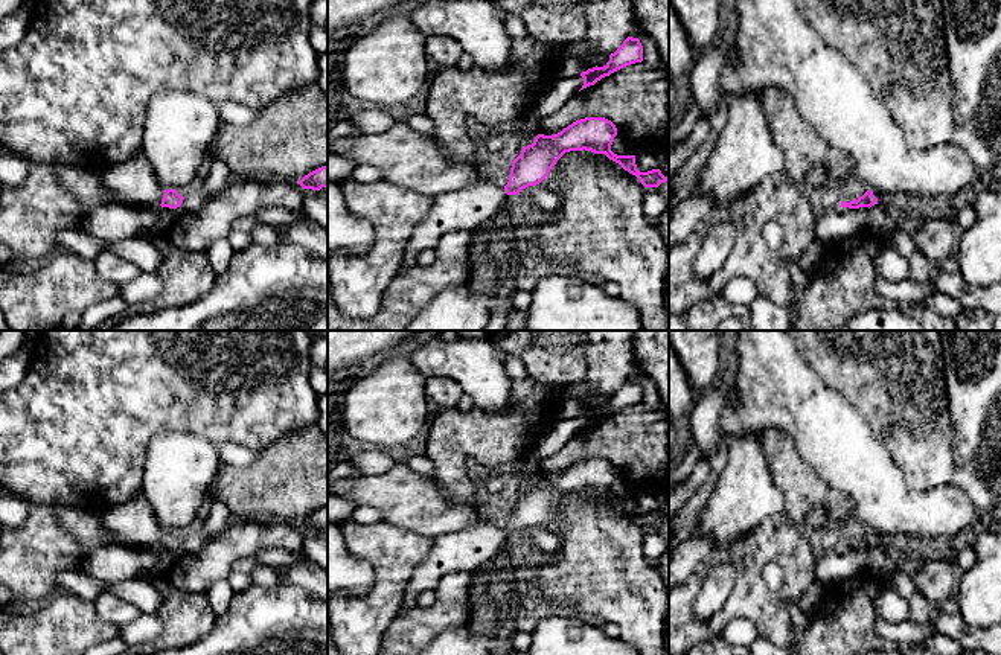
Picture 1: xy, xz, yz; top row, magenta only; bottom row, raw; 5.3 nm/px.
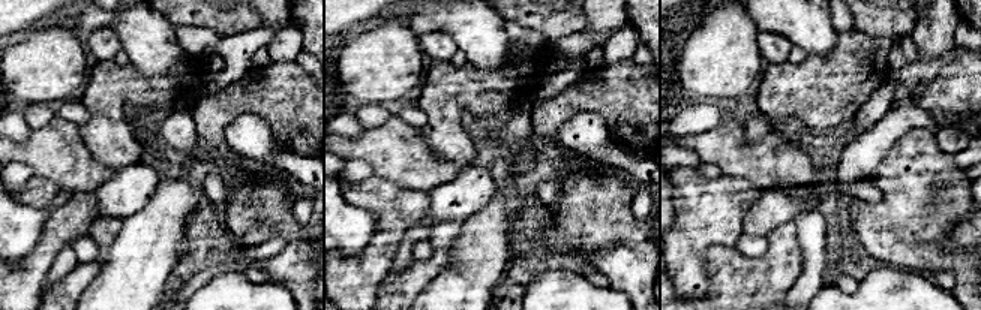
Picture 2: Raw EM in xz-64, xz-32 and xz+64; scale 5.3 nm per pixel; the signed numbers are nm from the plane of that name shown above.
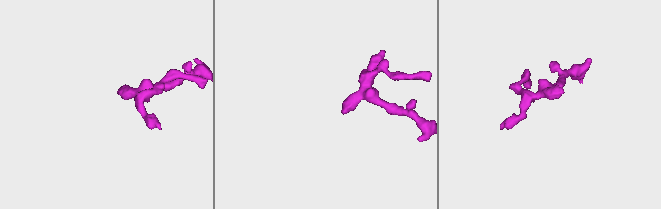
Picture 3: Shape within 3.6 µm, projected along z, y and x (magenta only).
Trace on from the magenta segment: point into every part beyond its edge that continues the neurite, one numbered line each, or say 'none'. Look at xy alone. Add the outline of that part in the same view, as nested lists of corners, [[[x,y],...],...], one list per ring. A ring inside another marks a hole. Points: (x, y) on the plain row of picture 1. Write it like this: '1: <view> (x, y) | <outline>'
1: xy (133, 523) | [[[142,492],[128,503],[108,507],[101,516],[104,529],[120,545],[134,545],[140,550],[162,545],[165,530]]]

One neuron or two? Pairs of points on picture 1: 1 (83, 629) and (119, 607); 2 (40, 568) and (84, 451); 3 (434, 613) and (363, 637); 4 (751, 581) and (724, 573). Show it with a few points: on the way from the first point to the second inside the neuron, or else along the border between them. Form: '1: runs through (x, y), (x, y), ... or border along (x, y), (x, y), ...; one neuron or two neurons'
1: border along (92, 602), (96, 613), (119, 629); two neurons
2: border along (31, 504), (47, 504), (52, 509); two neurons
3: border along (401, 605), (381, 639); two neurons
4: border along (727, 561), (733, 570), (733, 587), (718, 608); two neurons

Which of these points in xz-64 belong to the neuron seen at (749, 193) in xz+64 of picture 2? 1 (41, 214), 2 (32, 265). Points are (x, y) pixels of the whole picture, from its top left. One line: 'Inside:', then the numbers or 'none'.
Inside: 2

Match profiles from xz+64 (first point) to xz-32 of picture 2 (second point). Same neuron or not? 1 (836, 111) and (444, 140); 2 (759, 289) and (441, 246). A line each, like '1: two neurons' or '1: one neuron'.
1: one neuron
2: one neuron

